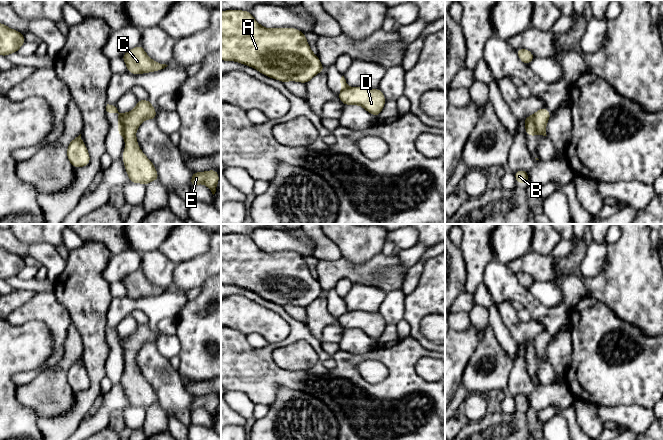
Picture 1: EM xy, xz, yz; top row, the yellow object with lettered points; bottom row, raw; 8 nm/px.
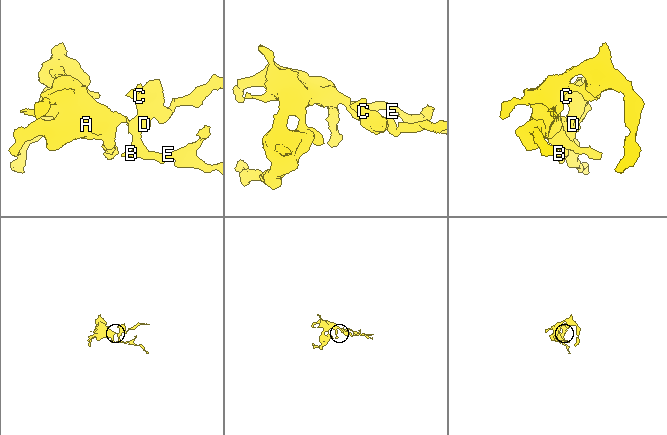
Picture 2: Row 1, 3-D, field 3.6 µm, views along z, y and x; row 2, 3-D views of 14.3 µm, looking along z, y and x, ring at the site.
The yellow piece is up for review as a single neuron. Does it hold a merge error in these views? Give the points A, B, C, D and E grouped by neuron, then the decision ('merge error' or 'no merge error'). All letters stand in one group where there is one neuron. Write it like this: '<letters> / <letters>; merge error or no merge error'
A / B C D E; merge error

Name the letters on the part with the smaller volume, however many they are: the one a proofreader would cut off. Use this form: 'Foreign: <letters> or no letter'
Foreign: B, C, D, E

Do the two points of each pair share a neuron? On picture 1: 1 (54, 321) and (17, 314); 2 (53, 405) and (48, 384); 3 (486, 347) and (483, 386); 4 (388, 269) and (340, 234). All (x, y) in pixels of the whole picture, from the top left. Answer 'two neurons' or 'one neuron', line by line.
1: one neuron
2: one neuron
3: one neuron
4: two neurons

